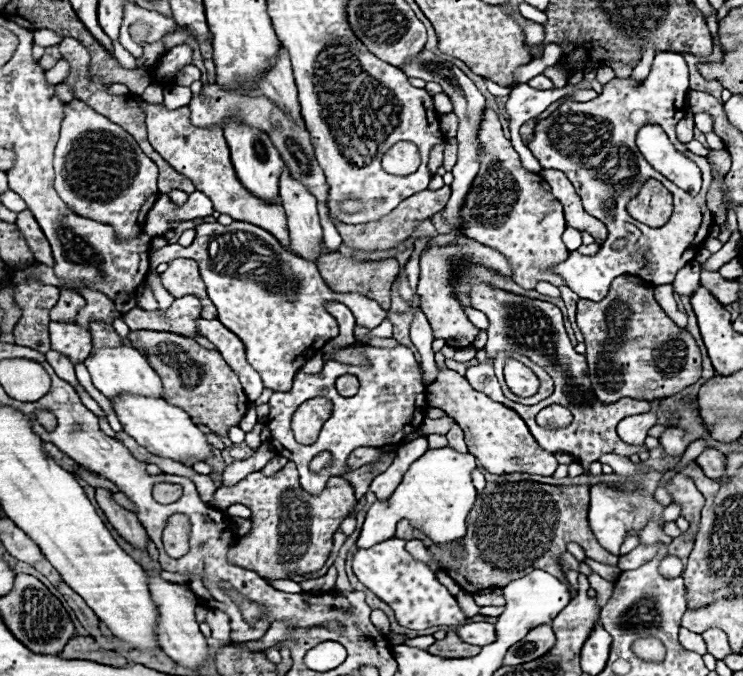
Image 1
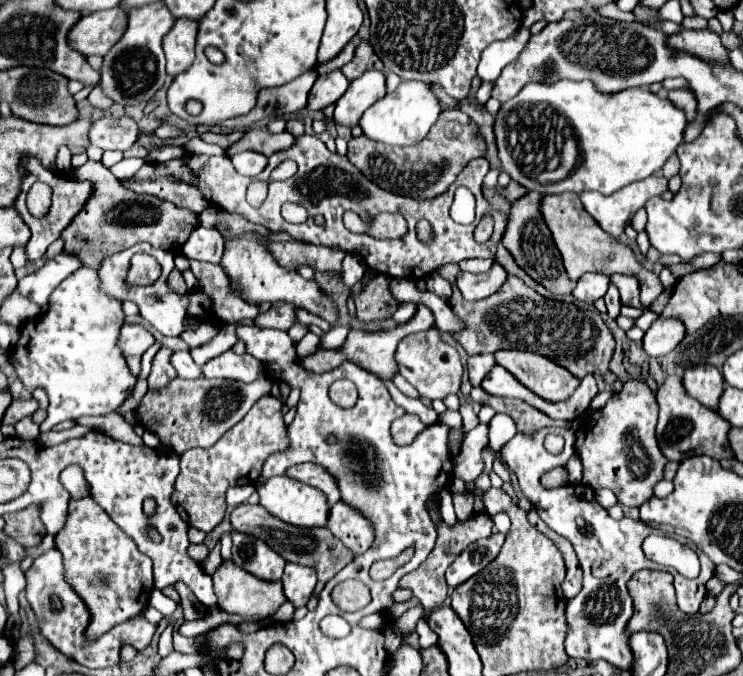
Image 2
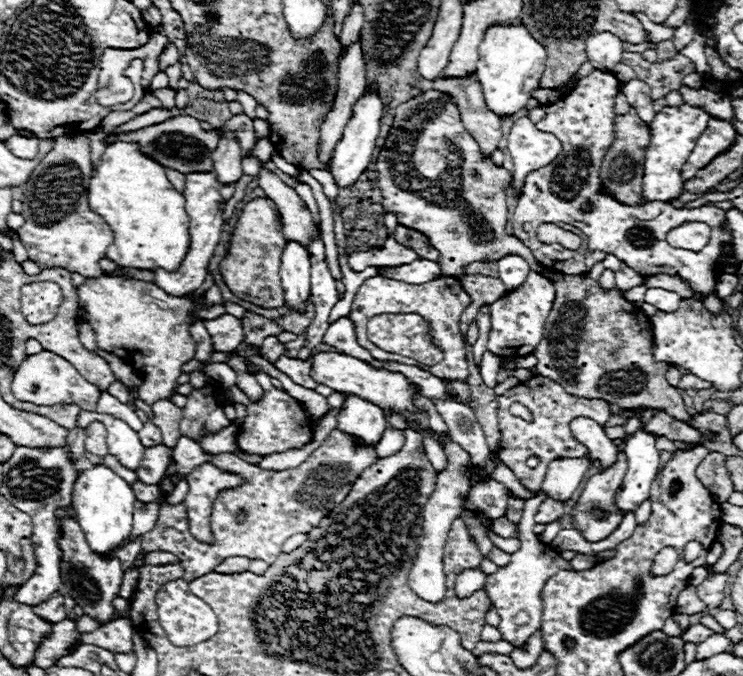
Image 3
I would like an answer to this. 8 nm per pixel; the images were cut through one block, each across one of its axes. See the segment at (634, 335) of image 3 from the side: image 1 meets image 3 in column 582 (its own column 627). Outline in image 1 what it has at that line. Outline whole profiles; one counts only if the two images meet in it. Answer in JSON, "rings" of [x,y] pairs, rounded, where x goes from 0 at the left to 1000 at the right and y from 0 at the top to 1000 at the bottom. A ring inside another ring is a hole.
{"rings":[[[840,405],[826,411],[818,429],[818,438],[808,447],[778,444],[775,479],[789,509],[797,577],[810,598],[826,598],[834,589],[853,589],[853,592],[872,592],[872,595],[891,592],[910,580],[918,580],[923,571],[934,568],[942,559],[945,524],[934,500],[923,488],[913,485],[894,464],[894,459],[880,444],[880,423],[867,417],[859,408]]]}

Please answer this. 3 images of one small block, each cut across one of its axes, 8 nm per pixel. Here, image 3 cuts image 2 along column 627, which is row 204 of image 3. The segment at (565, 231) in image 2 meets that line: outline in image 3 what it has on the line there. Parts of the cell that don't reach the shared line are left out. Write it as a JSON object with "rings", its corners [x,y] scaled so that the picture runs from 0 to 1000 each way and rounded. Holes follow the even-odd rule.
{"rings":[[[345,293],[334,299],[323,314],[318,337],[312,343],[312,355],[307,355],[307,376],[293,393],[299,414],[310,426],[310,432],[353,456],[380,453],[382,426],[374,399],[377,399],[377,379],[382,373],[382,361],[385,355],[380,349],[380,328],[369,299],[361,293]]]}

